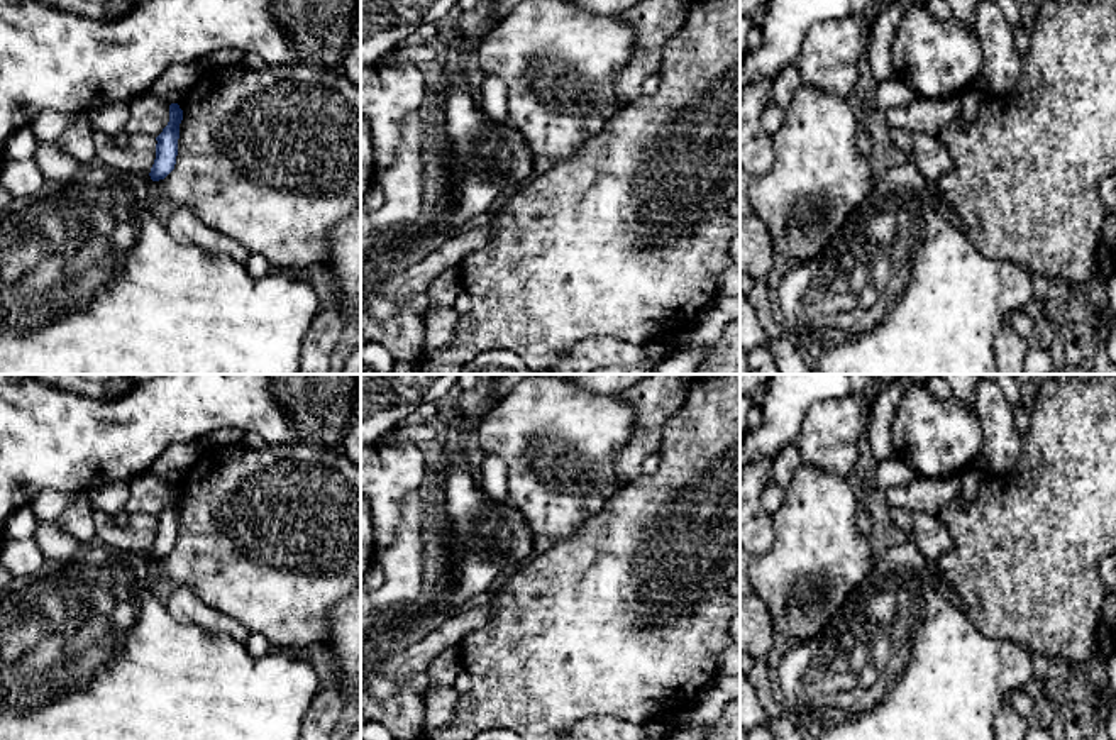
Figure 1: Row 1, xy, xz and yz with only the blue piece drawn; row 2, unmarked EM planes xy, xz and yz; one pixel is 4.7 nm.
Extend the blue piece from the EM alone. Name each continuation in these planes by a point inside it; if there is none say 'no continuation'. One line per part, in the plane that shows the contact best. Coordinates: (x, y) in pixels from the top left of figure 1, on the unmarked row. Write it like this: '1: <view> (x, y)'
no continuation

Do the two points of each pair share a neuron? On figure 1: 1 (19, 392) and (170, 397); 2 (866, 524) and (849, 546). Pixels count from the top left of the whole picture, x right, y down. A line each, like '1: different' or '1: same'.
1: same
2: different

